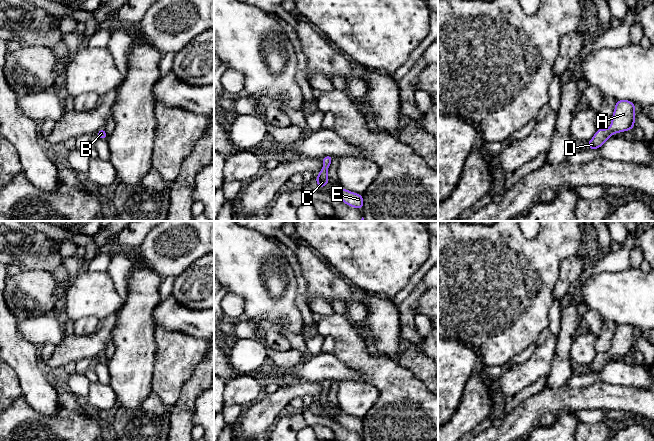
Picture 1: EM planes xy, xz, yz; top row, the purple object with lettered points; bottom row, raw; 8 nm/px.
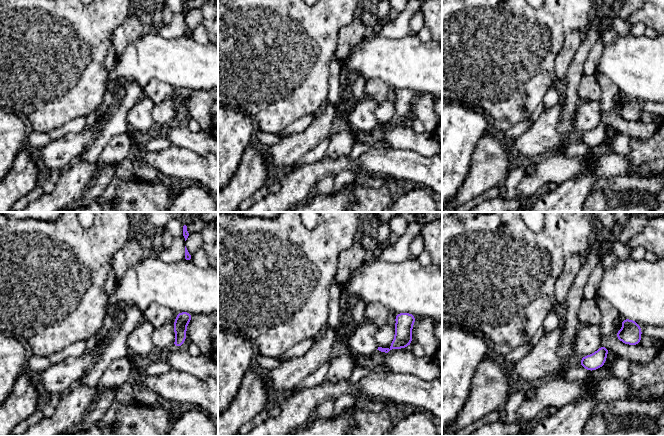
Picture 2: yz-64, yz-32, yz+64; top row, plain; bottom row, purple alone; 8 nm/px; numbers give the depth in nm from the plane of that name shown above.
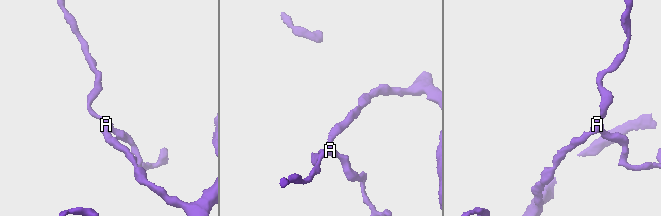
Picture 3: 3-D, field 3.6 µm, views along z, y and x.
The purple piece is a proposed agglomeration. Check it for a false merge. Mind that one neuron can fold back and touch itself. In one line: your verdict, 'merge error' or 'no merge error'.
no merge error

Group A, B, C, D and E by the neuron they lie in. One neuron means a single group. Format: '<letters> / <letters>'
A B C D E

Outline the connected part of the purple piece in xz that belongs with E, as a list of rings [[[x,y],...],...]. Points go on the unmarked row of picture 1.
[[[340,412],[337,414],[337,419],[340,424],[346,427],[349,430],[359,432],[362,434],[363,432],[363,420],[350,416],[344,412]]]

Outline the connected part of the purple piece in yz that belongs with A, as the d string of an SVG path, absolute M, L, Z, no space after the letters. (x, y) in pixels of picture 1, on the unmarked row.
M628 324L616 325L611 349L608 353L597 353L594 361L588 366L588 373L600 372L613 357L631 354L634 350L635 329Z

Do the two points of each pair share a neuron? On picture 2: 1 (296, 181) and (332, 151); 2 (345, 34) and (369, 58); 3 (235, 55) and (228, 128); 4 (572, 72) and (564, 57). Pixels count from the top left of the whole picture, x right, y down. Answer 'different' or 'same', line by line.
1: different
2: different
3: different
4: different

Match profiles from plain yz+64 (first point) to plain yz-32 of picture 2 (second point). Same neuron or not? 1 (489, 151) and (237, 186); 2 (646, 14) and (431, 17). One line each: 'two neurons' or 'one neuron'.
1: one neuron
2: one neuron

